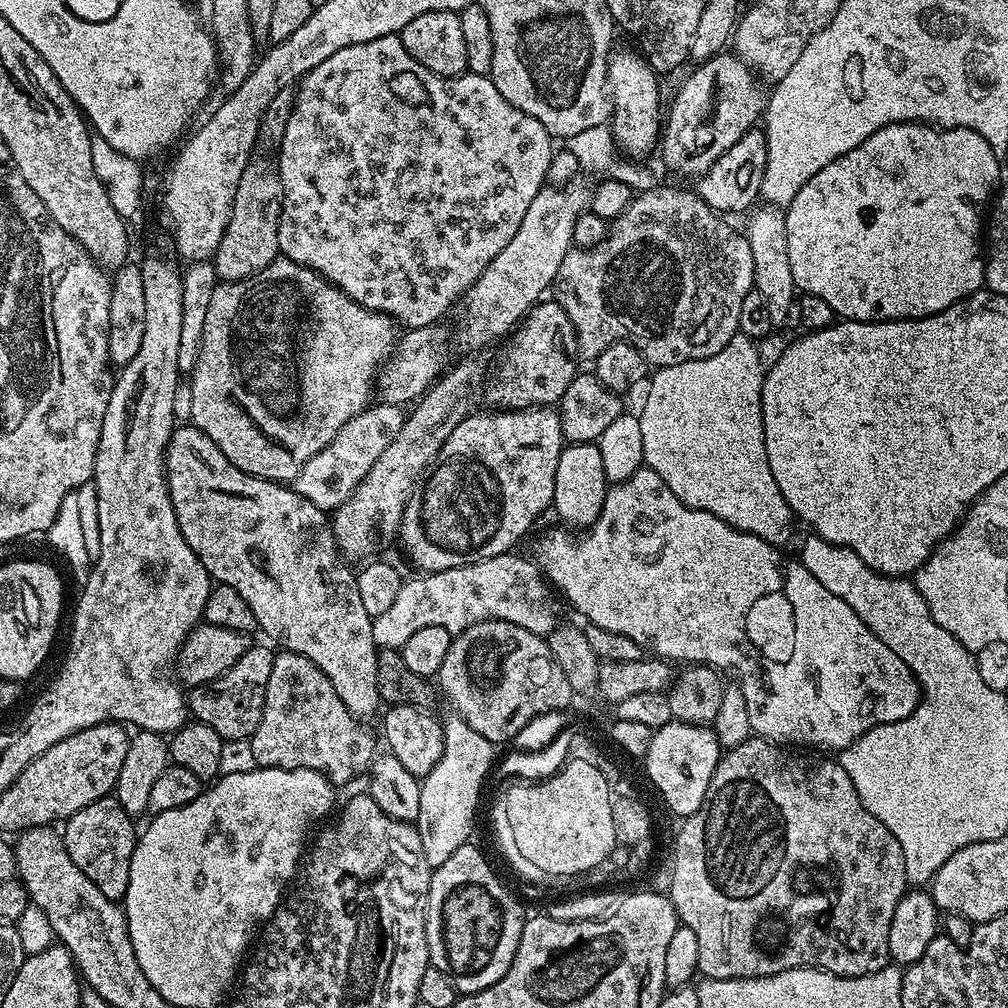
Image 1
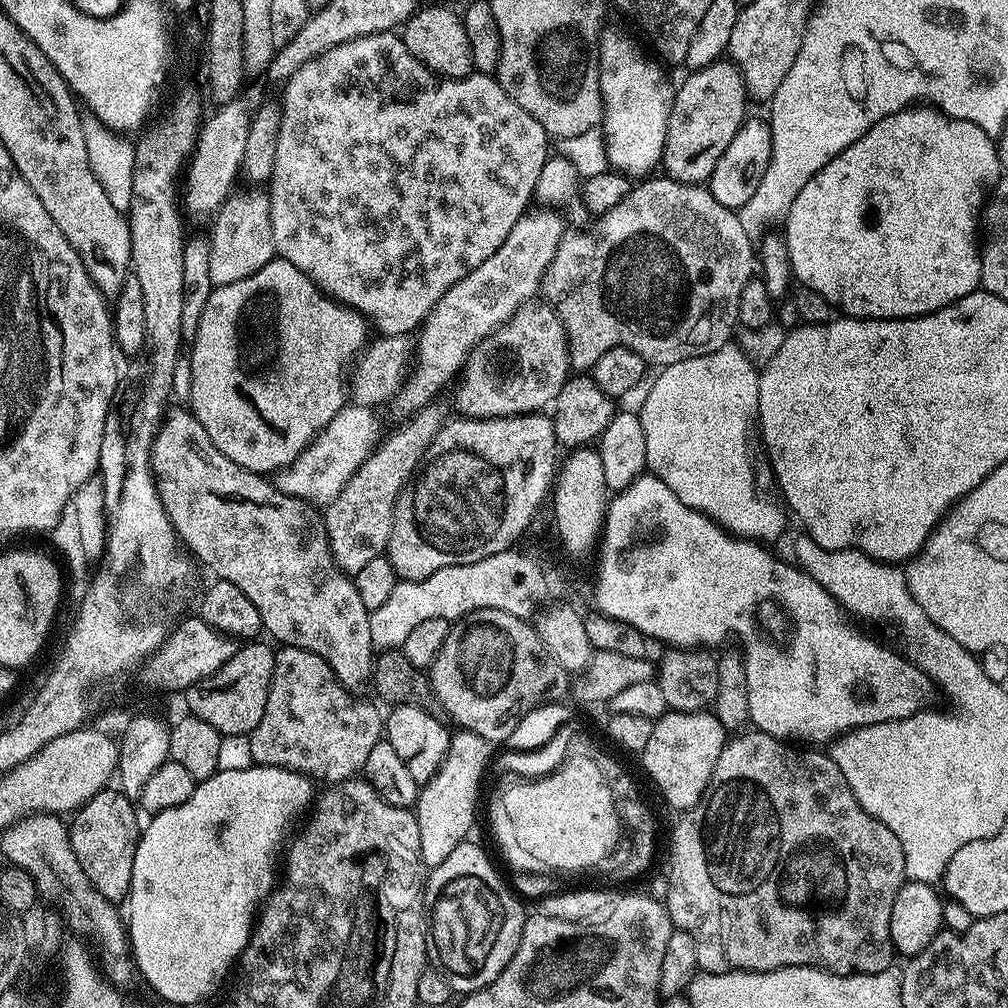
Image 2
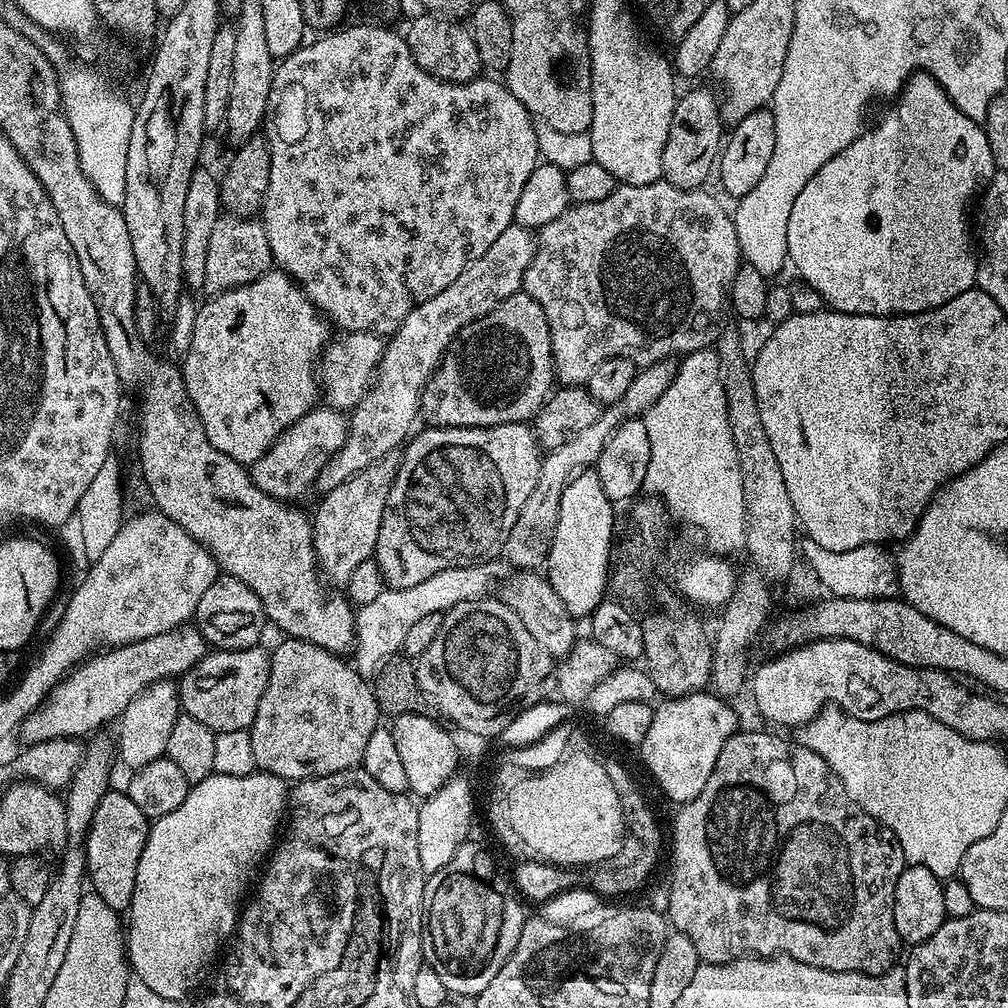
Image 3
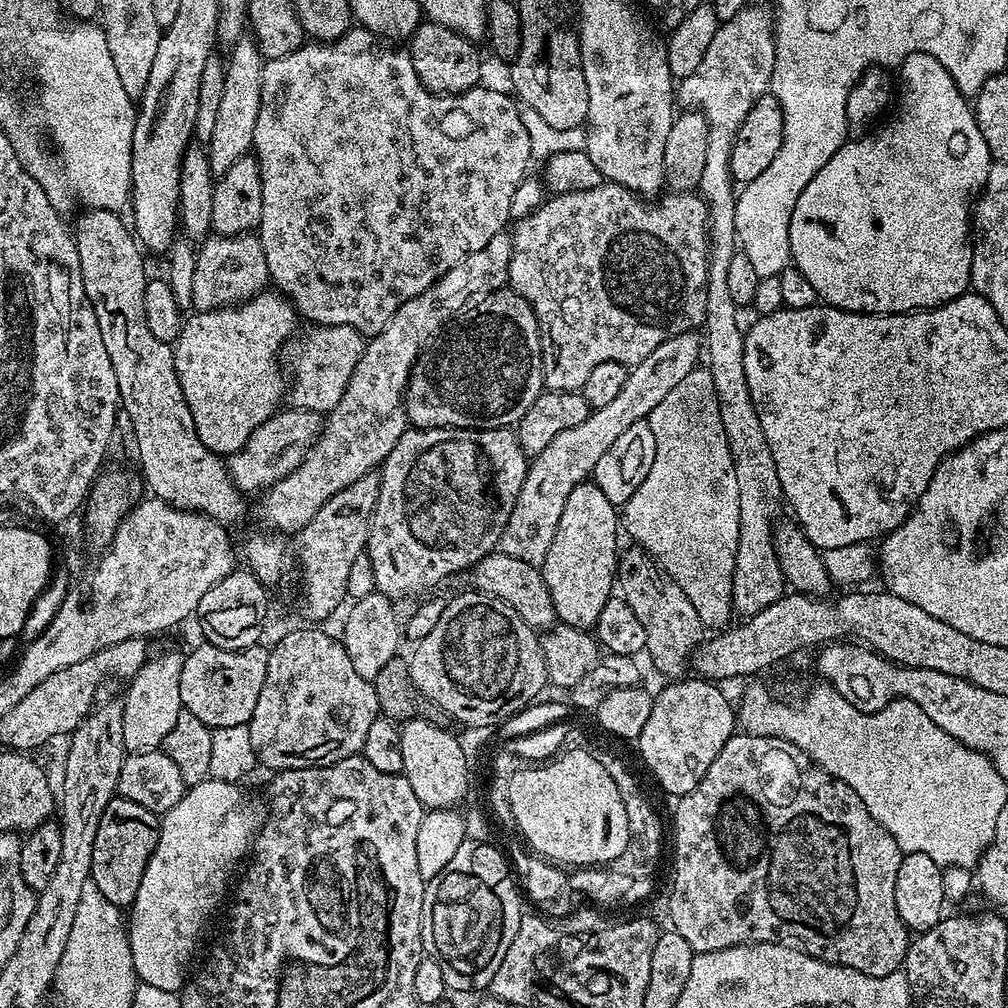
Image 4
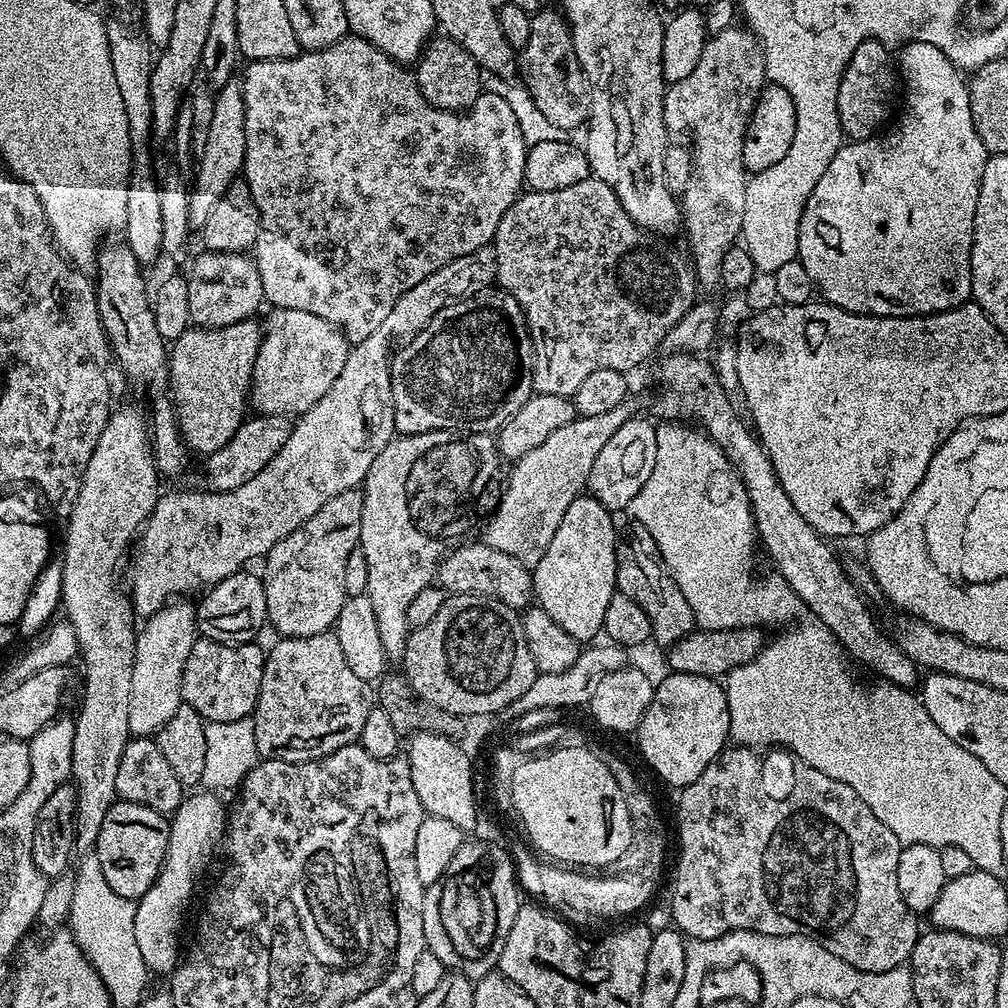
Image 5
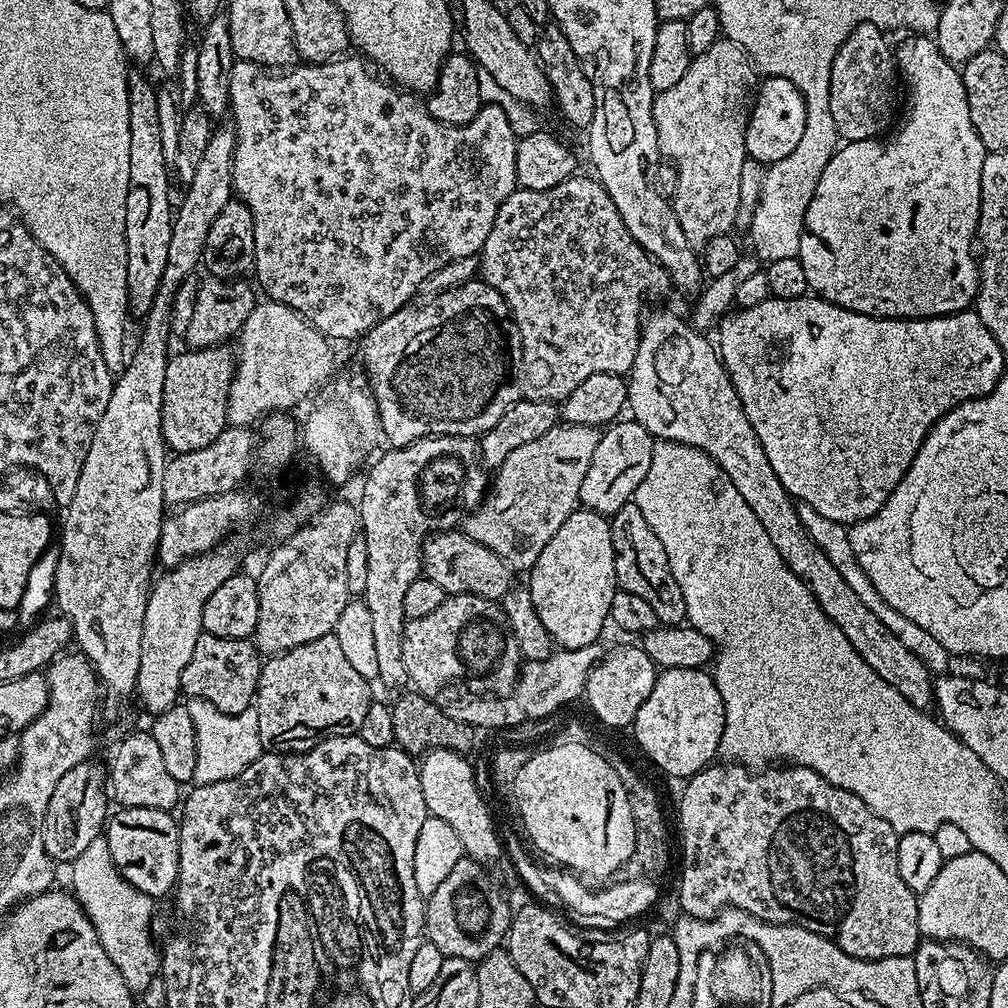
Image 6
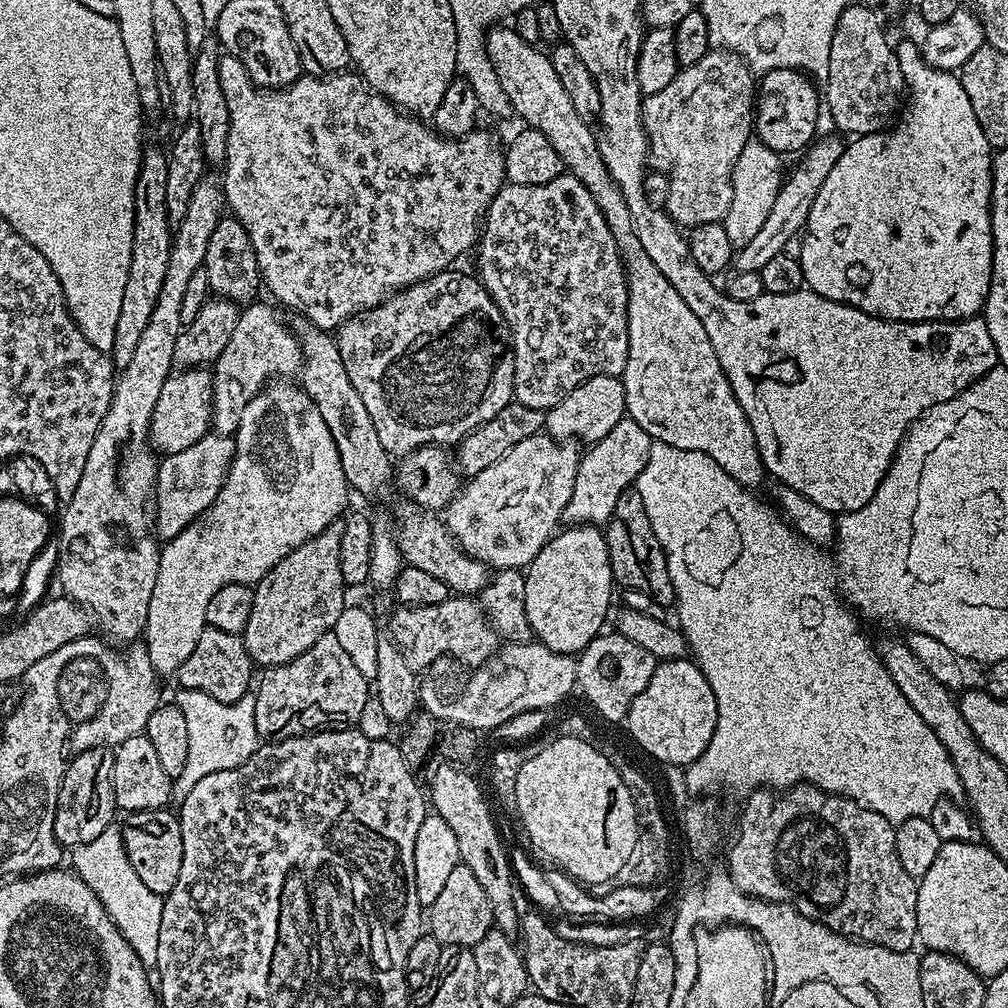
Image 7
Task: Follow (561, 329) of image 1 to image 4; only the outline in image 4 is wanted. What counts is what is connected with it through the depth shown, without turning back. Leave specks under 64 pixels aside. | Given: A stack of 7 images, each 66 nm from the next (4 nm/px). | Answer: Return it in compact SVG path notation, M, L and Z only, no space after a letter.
M505 286L488 296L481 296L474 305L474 311L473 316L464 314L453 319L444 345L433 356L425 355L412 369L402 397L404 413L408 415L411 427L508 428L519 424L526 410L530 410L541 392L545 391L540 327L530 302L510 286Z

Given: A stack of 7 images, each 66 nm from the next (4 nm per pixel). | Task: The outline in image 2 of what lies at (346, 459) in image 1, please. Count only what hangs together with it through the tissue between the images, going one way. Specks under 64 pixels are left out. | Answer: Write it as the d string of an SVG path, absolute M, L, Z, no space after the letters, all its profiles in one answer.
M352 402L340 409L300 453L292 464L275 473L274 483L286 494L306 500L313 506L327 506L350 482L350 478L374 451L376 440L376 416L372 408L361 408Z

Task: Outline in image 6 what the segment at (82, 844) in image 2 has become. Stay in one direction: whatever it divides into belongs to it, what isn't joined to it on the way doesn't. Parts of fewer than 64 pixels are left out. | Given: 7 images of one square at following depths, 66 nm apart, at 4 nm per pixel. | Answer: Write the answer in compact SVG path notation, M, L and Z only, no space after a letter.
M117 807L115 811L107 817L102 835L120 876L147 896L159 898L167 892L169 895L175 889L180 873L180 826L177 817L172 812L149 808Z

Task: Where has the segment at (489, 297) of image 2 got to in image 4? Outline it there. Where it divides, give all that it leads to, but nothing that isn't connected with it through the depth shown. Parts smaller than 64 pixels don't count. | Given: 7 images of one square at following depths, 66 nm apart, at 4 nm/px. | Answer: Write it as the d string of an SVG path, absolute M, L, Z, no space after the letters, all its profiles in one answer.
M507 231L494 234L482 250L474 250L422 294L407 300L394 318L390 318L388 325L365 343L362 358L358 358L358 366L354 366L354 374L338 406L327 413L322 431L304 453L303 460L288 475L263 489L260 516L268 527L265 529L276 534L301 532L306 522L310 522L310 518L314 518L314 514L318 514L338 490L346 490L350 482L358 482L358 478L379 469L409 427L402 397L408 386L408 377L421 359L428 339L440 327L443 329L449 321L459 317L467 309L464 308L467 304L468 307L475 305L481 296L505 287L511 257L511 235Z

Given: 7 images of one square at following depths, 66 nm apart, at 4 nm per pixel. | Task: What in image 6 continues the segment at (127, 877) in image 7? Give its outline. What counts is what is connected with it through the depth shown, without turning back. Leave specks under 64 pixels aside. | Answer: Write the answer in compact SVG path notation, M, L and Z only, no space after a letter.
M98 835L90 842L90 846L87 846L86 850L70 864L70 870L72 870L72 885L70 885L72 895L76 897L76 901L82 905L84 912L90 918L106 954L114 962L114 966L118 966L128 989L133 994L141 994L140 992L146 991L151 986L152 979L155 981L160 975L161 953L158 951L158 944L152 941L153 897L142 894L137 888L130 886L126 878L120 876L120 872L110 858L110 850L103 835Z

